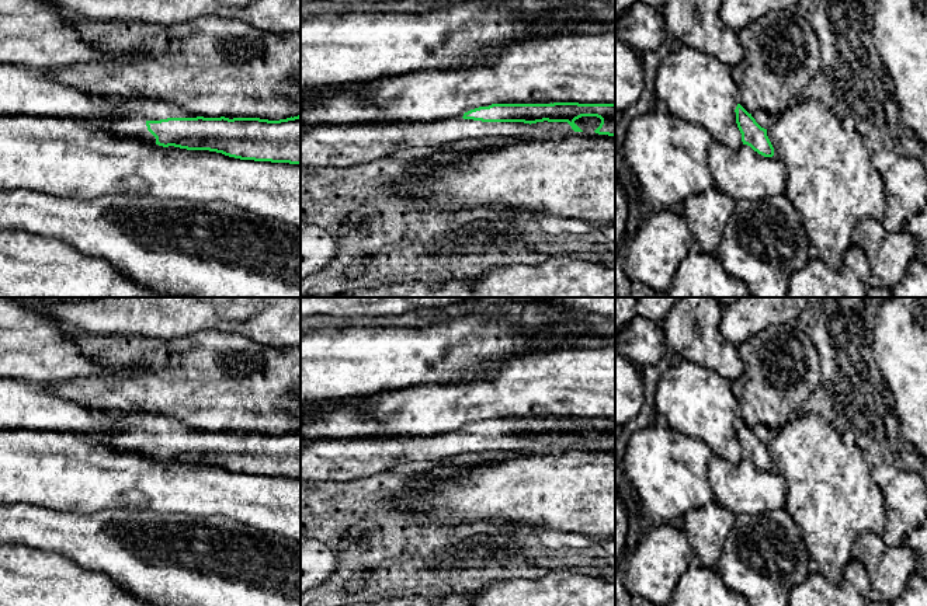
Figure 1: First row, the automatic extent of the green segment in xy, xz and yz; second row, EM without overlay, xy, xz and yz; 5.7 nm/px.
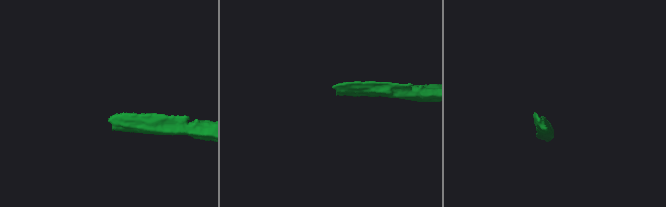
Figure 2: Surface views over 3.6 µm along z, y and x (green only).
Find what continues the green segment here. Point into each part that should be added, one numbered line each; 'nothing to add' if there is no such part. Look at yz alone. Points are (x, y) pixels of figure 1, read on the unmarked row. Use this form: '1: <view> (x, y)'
1: yz (763, 432)

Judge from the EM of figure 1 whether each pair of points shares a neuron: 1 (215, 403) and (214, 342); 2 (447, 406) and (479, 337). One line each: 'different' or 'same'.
1: same
2: different

